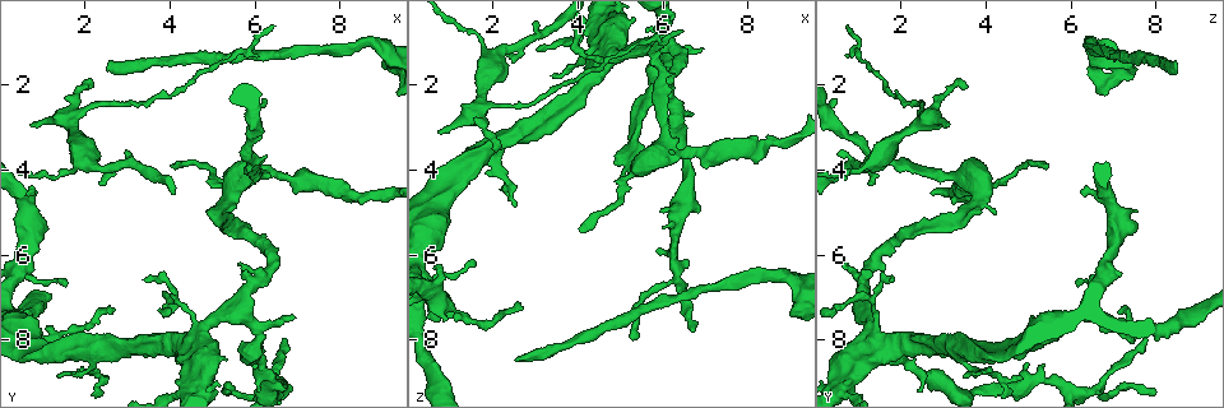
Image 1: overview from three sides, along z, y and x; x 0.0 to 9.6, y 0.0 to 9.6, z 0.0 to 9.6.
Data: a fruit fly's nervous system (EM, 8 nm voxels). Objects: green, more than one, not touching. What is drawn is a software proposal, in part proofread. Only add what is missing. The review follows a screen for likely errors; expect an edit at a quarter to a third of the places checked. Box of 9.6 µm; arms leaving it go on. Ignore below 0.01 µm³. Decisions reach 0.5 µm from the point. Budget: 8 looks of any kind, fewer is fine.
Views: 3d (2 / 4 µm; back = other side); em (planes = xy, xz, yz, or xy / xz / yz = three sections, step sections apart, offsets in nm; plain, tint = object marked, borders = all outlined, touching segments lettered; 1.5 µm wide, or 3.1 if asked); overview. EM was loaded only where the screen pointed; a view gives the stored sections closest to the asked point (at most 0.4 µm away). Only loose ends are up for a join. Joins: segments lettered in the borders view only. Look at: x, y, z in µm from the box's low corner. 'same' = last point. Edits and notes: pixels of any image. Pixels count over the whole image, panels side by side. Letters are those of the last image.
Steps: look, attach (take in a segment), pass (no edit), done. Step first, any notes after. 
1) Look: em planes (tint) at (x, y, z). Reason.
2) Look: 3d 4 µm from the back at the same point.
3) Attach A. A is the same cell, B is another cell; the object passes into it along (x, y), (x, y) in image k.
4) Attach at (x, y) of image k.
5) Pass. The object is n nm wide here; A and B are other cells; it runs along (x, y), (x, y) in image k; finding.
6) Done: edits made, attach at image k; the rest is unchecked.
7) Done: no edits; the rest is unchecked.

Look: em planes (borders) at (4.90, 5.00, 3.85). Free end.

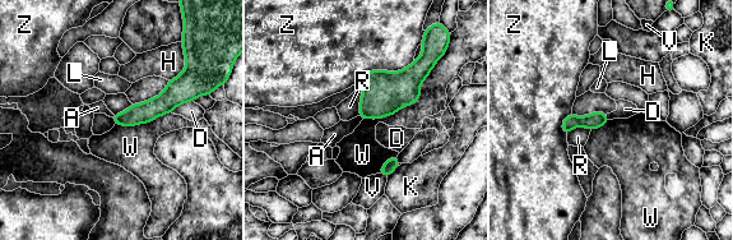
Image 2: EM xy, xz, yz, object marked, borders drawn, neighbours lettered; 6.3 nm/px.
Pass. The object is 110 nm wide here; A, D, H, K, L, R, V, W and Z are other cells; it runs along (193, 95), (174, 95), (116, 119) in image 2; no lettered segment goes on from it.

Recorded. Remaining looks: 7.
Look: em planes (borders) at (2.40, 4.30, 1.30). An open end.

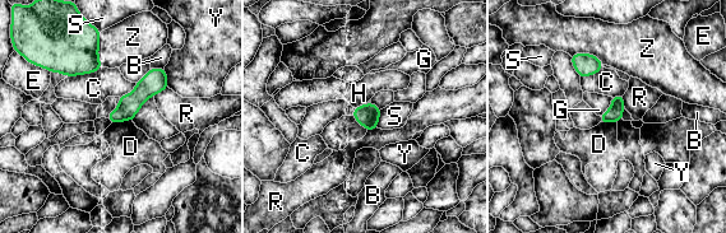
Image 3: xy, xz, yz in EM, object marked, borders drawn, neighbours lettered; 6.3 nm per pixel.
Pass. The object is 100 nm wide here; B, C, D, E, G, H, R, S, Y and Z are other cells; no lettered segment goes on from it.

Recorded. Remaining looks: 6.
Look: 3d 2 µm at (6.50, 0.60, 0.70). Tapers out.

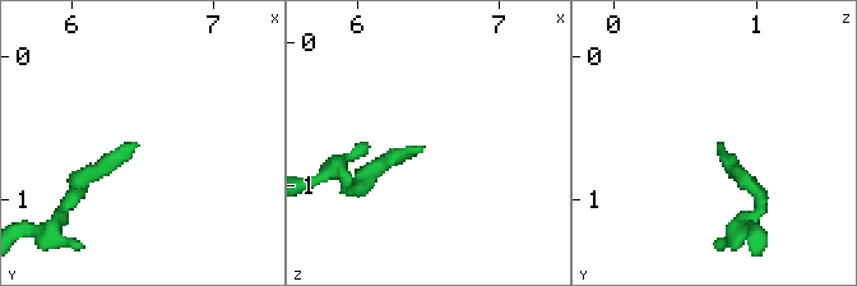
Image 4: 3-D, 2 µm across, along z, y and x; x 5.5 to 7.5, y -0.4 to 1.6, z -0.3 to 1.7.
Look: em planes (tint) at (6.46, 0.60, 0.74). Shape alone is not enough.

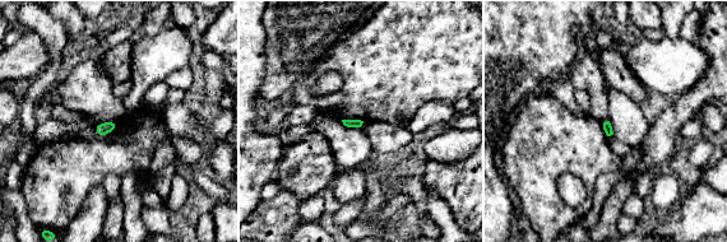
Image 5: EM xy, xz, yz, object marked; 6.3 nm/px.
Look: em planes (borders) at the same point.

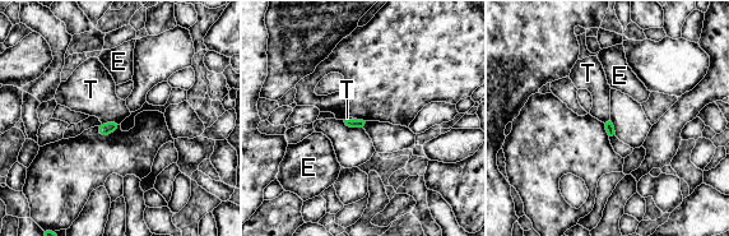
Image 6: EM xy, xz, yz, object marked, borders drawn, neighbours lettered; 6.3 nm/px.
Pass. E and T are other cells; a border runs along (101, 121), (120, 123) in image 6; none of them fits.

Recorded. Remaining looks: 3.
Done: no edits; the rest is unchecked.

